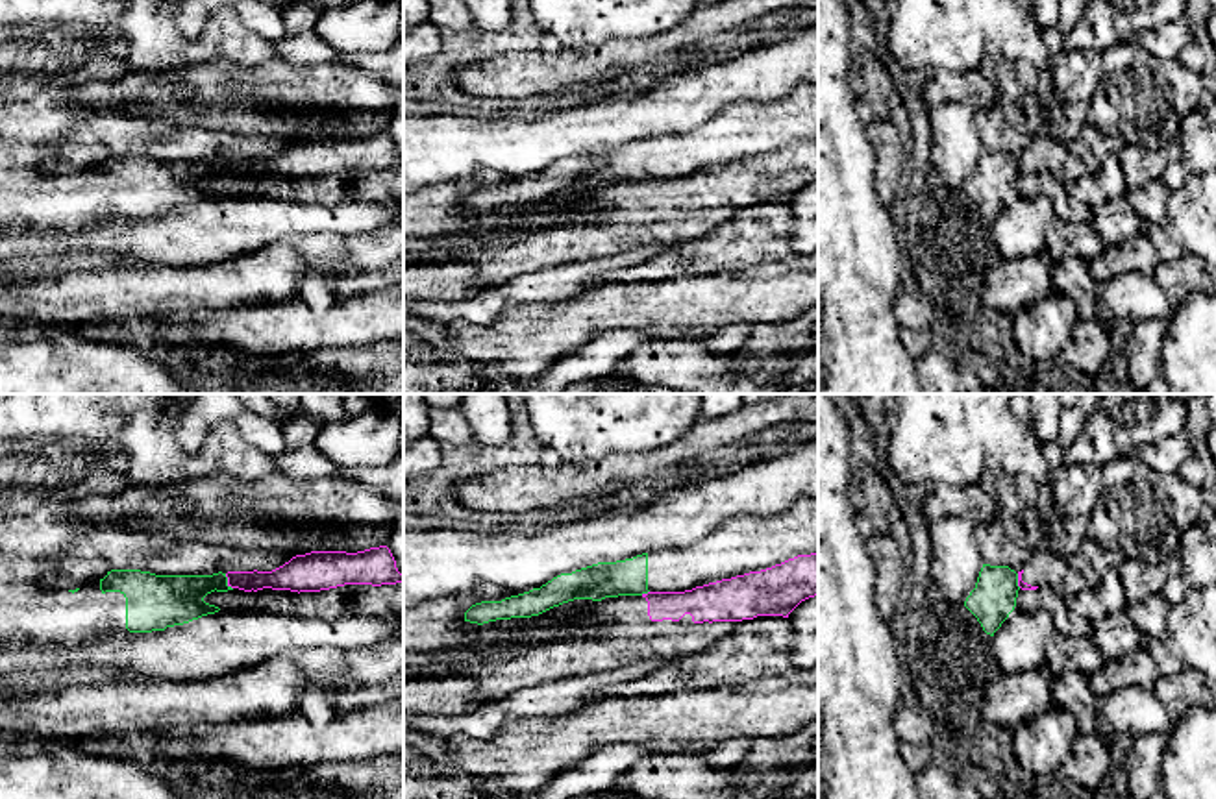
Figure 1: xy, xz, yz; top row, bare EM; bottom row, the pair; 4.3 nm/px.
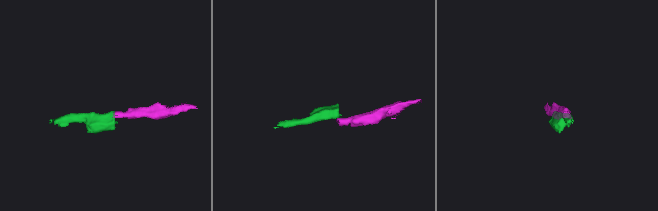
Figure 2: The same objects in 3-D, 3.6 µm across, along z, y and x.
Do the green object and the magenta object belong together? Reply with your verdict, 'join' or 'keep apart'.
keep apart

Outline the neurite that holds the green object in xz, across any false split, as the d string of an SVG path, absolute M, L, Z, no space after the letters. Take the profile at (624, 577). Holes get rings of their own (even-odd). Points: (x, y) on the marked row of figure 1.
M803 498L770 520L735 516L681 549L659 549L616 562L598 562L561 573L529 592L481 601L465 621L531 618L574 599L602 601L648 592L685 592L696 586L761 572L798 555L818 551L818 499Z

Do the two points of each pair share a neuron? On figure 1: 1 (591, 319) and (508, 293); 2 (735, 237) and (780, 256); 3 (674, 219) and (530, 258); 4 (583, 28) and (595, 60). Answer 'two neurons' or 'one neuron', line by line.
1: two neurons
2: one neuron
3: one neuron
4: two neurons

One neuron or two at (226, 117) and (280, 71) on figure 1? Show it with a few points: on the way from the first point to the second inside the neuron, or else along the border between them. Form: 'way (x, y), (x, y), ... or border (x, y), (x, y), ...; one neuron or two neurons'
way (239, 104), (245, 98), (252, 98), (267, 84); one neuron

